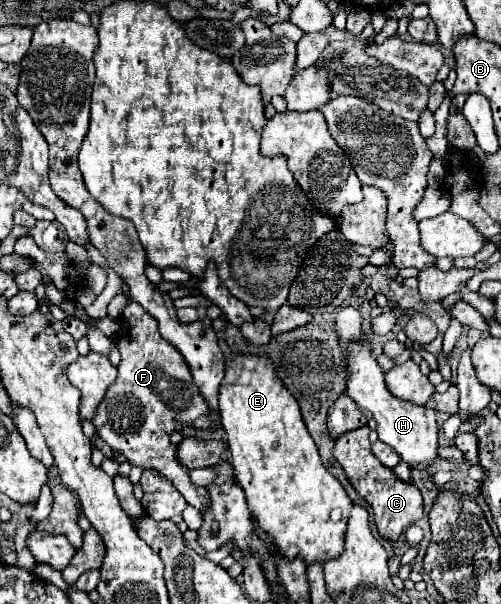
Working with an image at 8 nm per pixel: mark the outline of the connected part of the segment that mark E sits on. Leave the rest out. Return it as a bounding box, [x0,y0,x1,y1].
[219,354,353,564]

